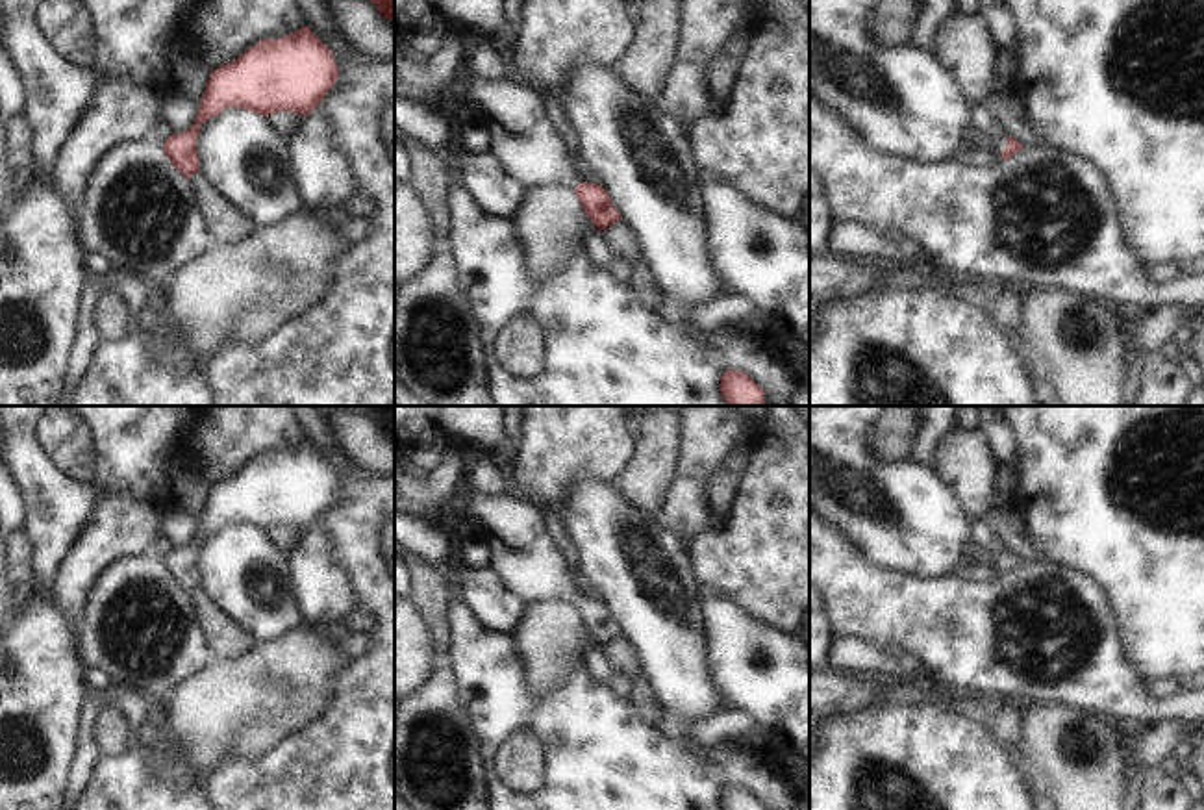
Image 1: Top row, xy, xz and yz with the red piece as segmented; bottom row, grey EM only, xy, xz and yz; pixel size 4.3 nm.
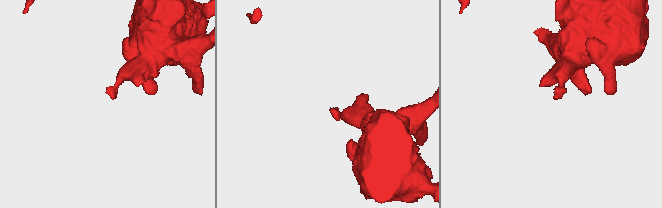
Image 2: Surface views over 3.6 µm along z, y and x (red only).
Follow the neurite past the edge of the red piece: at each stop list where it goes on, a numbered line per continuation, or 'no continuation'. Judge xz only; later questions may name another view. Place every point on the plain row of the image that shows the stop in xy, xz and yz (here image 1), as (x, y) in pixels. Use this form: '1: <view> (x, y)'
1: xz (530, 568)

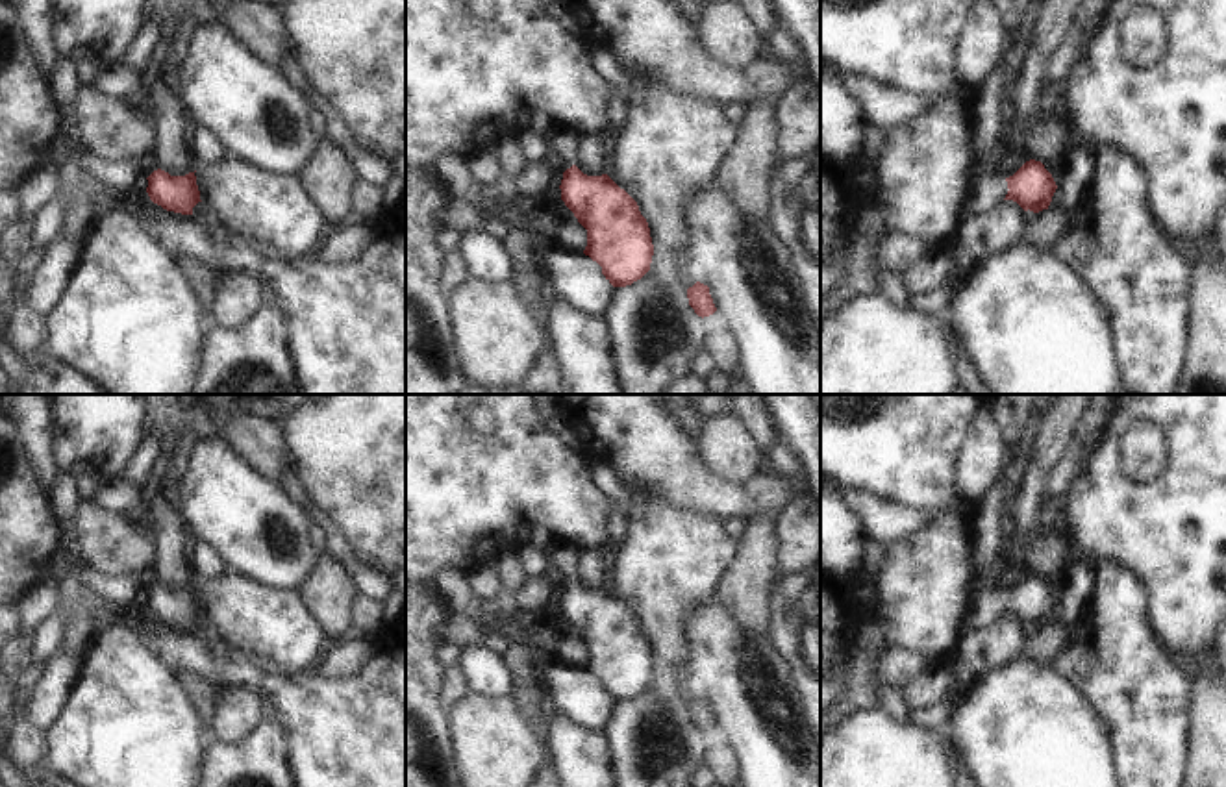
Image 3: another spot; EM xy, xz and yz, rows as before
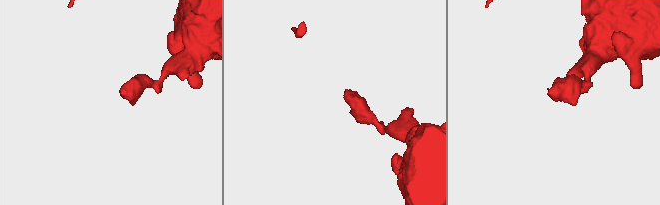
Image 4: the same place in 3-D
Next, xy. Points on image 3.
no continuation

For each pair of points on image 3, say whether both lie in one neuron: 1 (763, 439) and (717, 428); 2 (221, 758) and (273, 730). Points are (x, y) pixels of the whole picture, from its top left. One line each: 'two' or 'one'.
1: two
2: one

